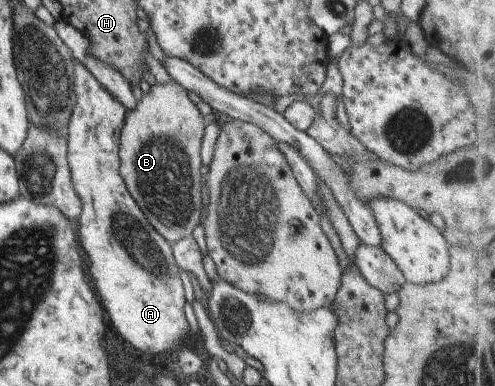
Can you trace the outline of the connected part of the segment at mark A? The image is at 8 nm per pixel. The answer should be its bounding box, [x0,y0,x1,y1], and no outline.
[65,58,189,360]

